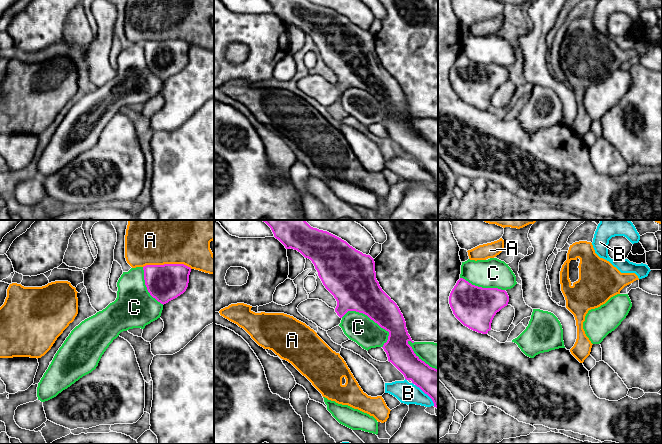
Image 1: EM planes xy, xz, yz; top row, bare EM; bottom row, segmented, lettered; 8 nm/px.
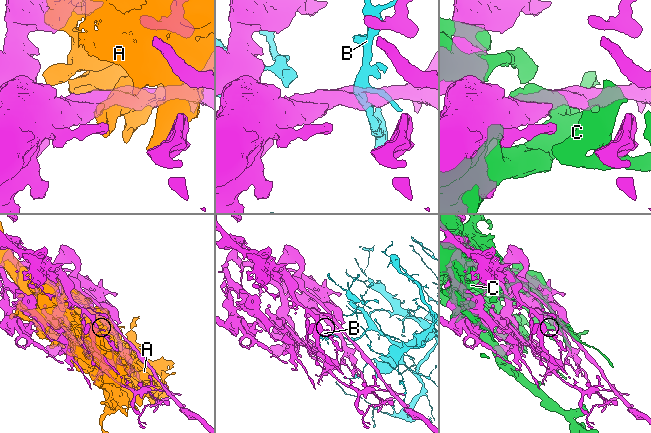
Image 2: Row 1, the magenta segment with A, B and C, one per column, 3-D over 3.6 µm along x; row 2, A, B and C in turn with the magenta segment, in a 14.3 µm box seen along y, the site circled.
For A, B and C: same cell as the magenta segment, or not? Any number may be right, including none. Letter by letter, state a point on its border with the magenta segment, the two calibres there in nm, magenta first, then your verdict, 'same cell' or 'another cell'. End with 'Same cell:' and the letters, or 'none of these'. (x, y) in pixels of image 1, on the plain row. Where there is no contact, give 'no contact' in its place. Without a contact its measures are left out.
A: xy (167, 40) | 300/340 nm | another cell
B: xz (426, 169) | 240/170 nm | another cell
C: xz (368, 92) | 360/240 nm | another cell
Same cell: none of these

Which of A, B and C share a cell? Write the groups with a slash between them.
A / B / C

